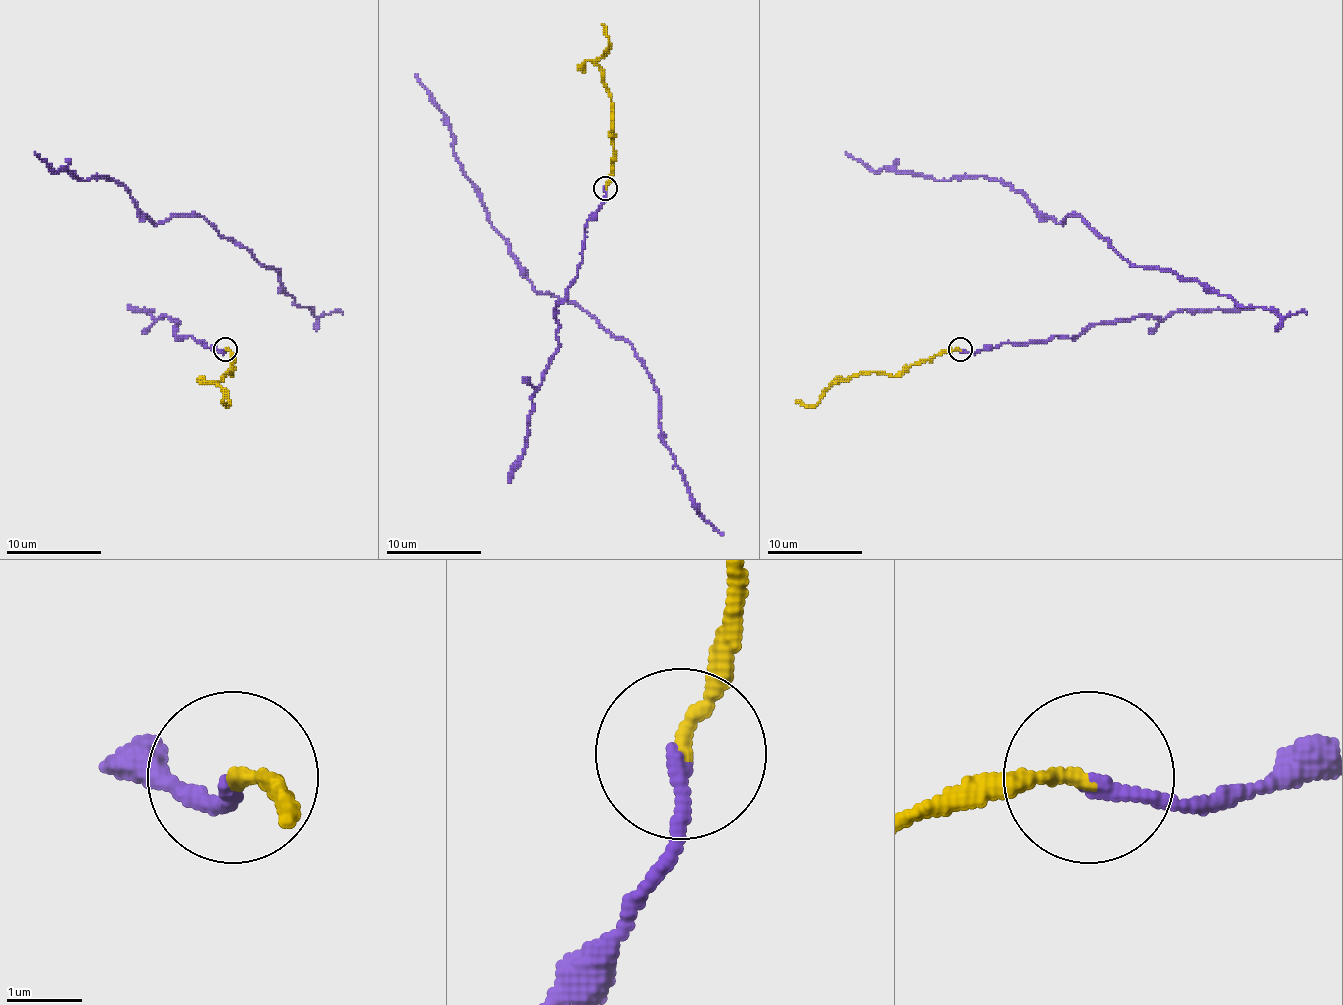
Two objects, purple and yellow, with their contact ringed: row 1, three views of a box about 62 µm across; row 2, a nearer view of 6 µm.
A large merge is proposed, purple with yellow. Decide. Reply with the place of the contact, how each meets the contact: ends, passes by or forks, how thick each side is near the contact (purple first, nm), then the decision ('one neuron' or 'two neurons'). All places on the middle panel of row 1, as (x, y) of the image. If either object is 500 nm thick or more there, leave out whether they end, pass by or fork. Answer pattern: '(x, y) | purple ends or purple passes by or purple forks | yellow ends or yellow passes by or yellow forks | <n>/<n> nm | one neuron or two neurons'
(605, 188) | purple ends | yellow ends | 200/180 nm | one neuron

